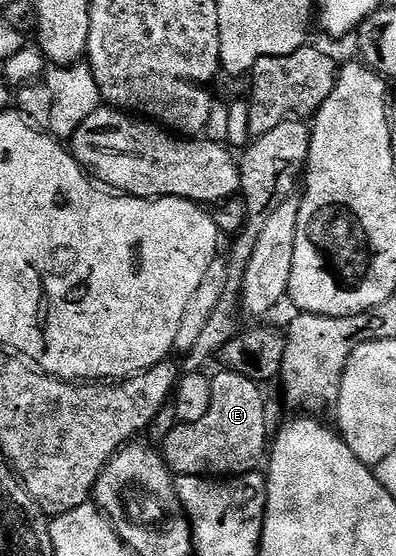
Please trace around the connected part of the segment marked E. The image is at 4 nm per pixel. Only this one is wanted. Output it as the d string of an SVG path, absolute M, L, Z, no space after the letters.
M223 369L217 370L217 375L211 376L210 385L210 409L198 421L193 423L177 423L172 428L172 432L162 441L162 454L164 463L168 466L173 476L177 475L202 475L205 477L235 477L237 475L247 475L248 472L257 470L265 462L266 456L270 451L270 431L268 435L268 411L264 408L264 395L261 384L255 383L250 377L242 377L242 373L234 373Z

